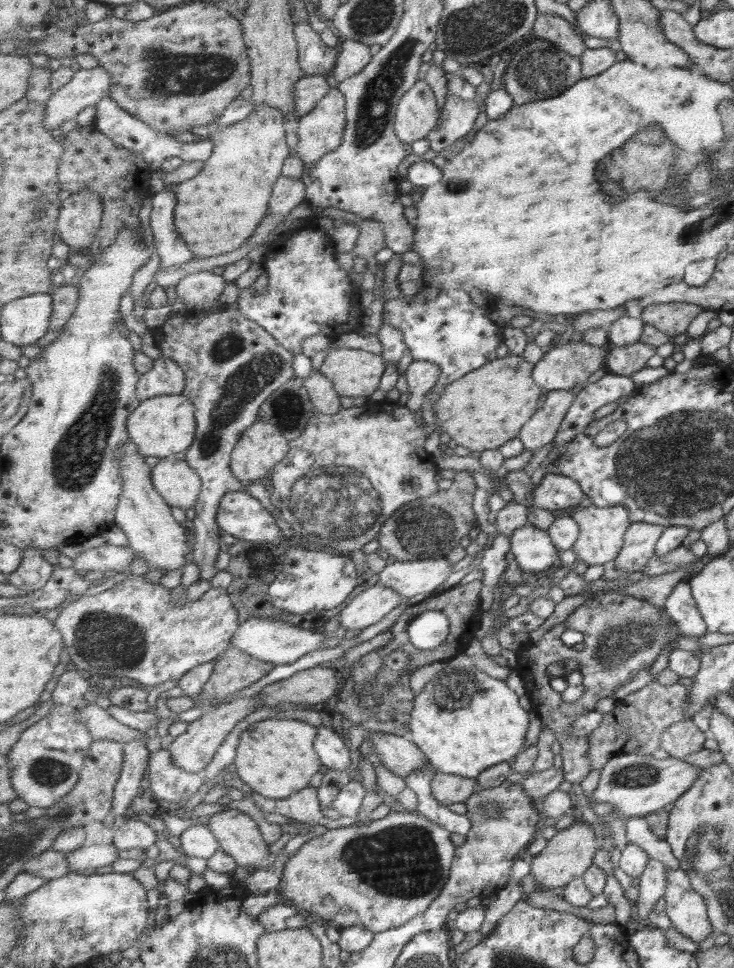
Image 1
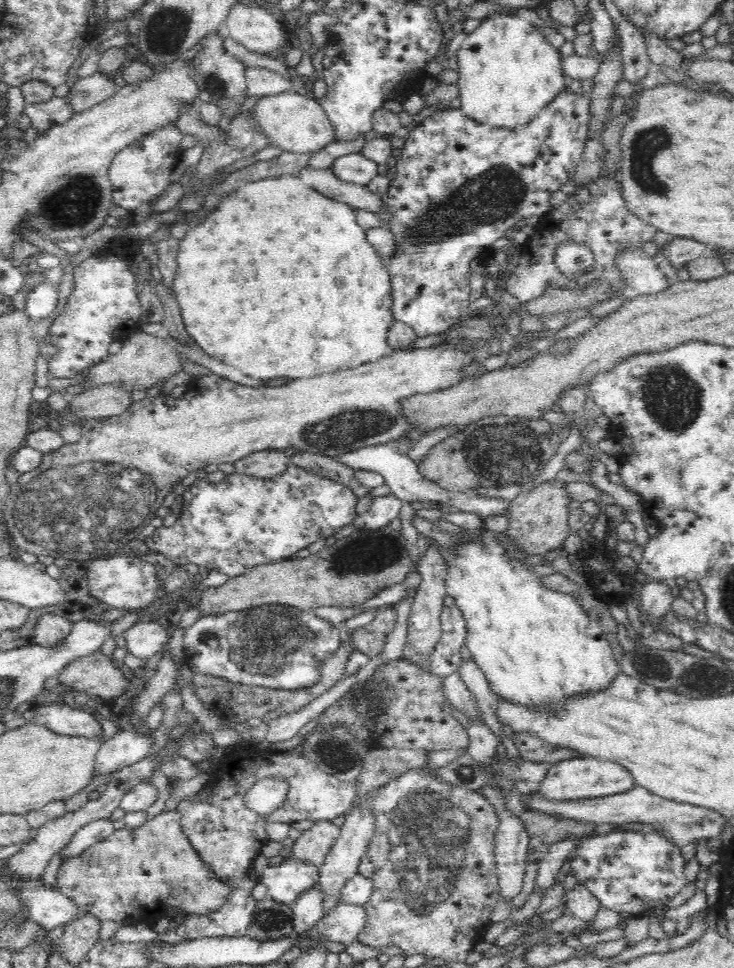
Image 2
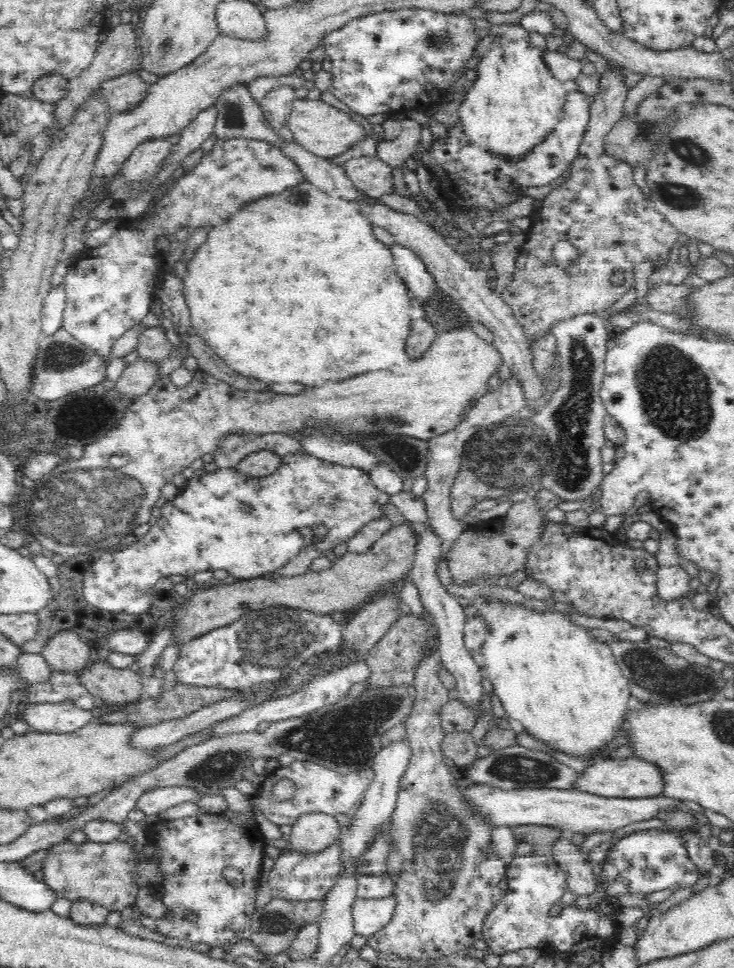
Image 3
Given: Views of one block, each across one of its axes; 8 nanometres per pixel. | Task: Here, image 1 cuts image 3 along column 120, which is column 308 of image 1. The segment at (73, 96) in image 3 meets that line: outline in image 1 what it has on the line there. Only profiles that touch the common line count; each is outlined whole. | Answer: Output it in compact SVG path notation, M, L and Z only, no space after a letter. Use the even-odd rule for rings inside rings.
M297 19L294 33L298 42L298 61L307 75L325 75L335 68L339 52L323 43L320 32Z

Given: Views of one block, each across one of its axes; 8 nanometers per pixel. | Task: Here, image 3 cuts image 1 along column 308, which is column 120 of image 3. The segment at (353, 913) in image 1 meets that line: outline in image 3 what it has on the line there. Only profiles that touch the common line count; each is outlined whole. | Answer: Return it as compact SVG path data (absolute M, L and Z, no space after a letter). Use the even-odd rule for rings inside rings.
M118 839L107 843L87 840L81 844L64 841L48 849L41 868L44 873L43 881L56 896L67 898L72 903L92 899L111 912L120 913L126 907L135 905L140 878L157 878L159 856L155 850L153 857L146 859L143 847L144 845Z

